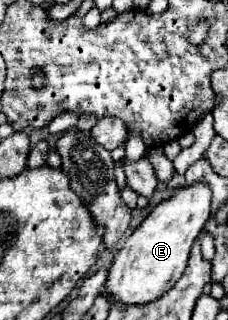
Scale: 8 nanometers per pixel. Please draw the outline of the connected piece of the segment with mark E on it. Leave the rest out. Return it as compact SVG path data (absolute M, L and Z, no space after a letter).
M205 180L195 184L181 184L173 194L159 202L139 228L127 238L123 248L115 254L109 268L105 292L113 302L123 304L145 304L165 294L183 274L189 258L191 244L211 216L211 186Z

